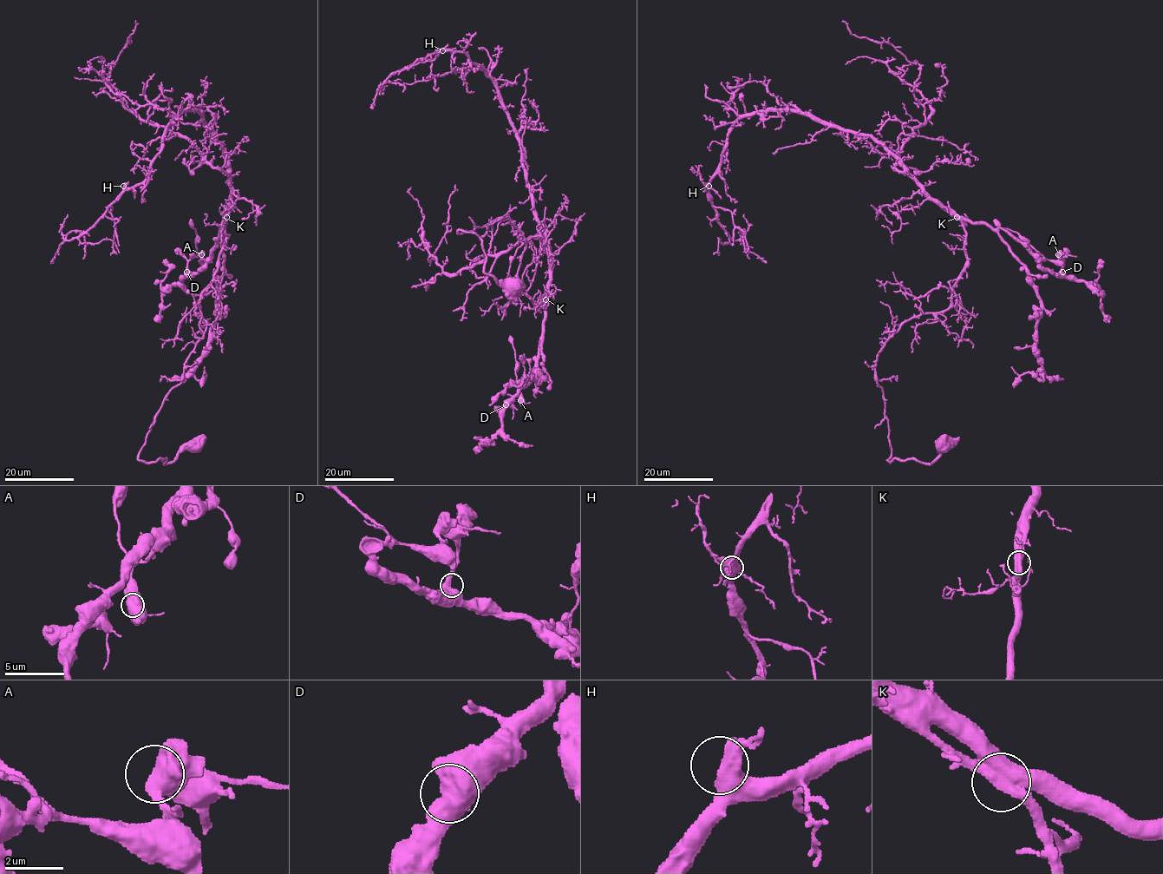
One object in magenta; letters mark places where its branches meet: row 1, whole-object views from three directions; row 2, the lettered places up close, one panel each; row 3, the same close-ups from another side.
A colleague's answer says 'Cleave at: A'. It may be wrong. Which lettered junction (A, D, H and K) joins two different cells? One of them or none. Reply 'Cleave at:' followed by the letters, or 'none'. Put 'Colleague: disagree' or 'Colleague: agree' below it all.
Cleave at: none
Colleague: disagree

